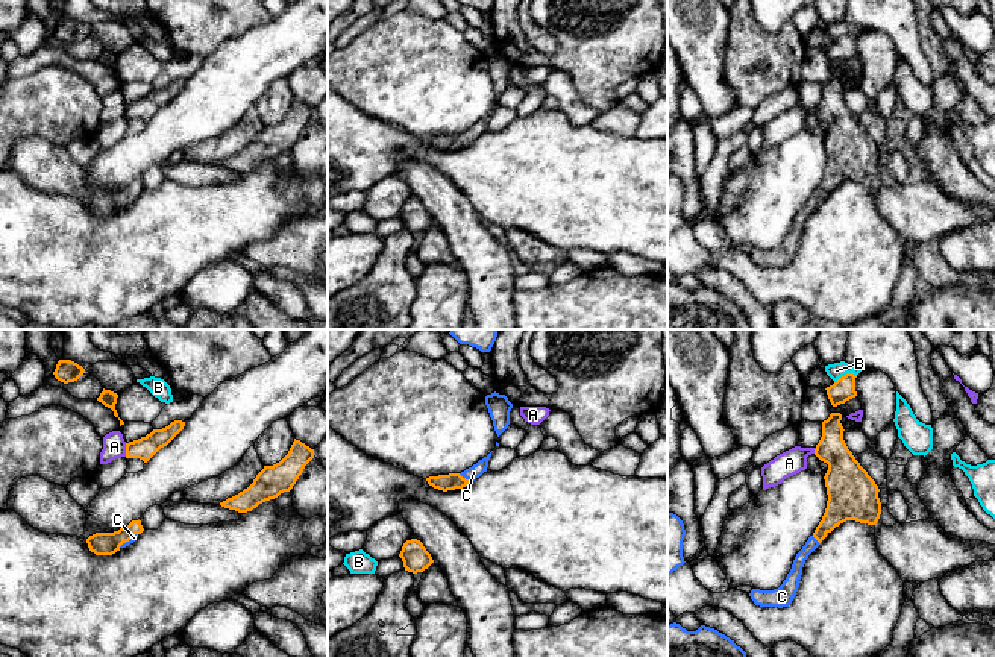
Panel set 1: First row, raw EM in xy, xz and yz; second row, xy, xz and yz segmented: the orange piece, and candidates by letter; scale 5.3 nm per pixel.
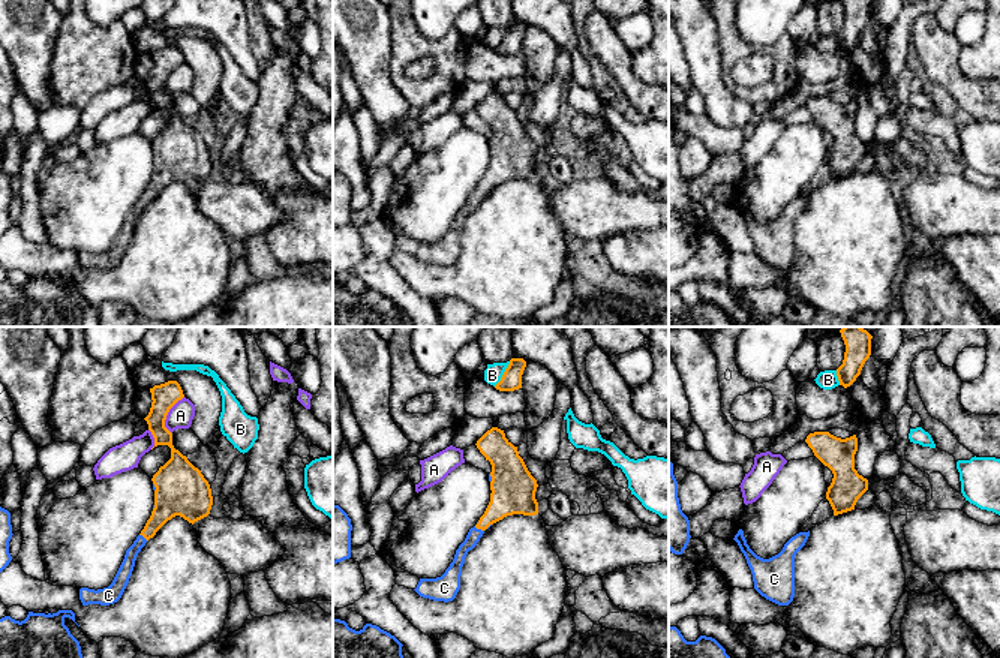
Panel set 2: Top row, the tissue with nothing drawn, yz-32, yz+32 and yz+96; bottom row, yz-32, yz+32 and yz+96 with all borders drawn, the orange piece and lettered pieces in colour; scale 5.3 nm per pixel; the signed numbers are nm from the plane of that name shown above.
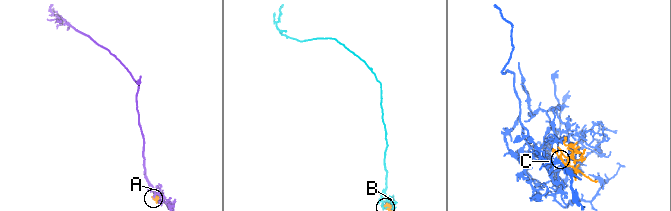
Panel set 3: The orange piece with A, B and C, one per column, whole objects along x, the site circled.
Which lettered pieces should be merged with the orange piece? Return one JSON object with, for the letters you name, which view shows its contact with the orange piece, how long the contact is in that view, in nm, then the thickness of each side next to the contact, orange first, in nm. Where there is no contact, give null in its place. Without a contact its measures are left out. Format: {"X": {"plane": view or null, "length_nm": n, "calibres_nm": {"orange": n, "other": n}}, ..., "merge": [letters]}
{"C": {"plane": "xz", "length_nm": 80, "calibres_nm": {"orange": 90, "other": 70}}, "merge": ["C"]}

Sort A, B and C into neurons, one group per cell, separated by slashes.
A / B / C

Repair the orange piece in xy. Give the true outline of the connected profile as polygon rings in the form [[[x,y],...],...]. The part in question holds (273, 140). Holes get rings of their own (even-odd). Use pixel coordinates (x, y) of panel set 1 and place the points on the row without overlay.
[[[294,99],[288,114],[279,123],[264,126],[247,149],[220,162],[220,165],[238,173],[252,171],[259,164],[290,152],[312,118],[314,109]]]

